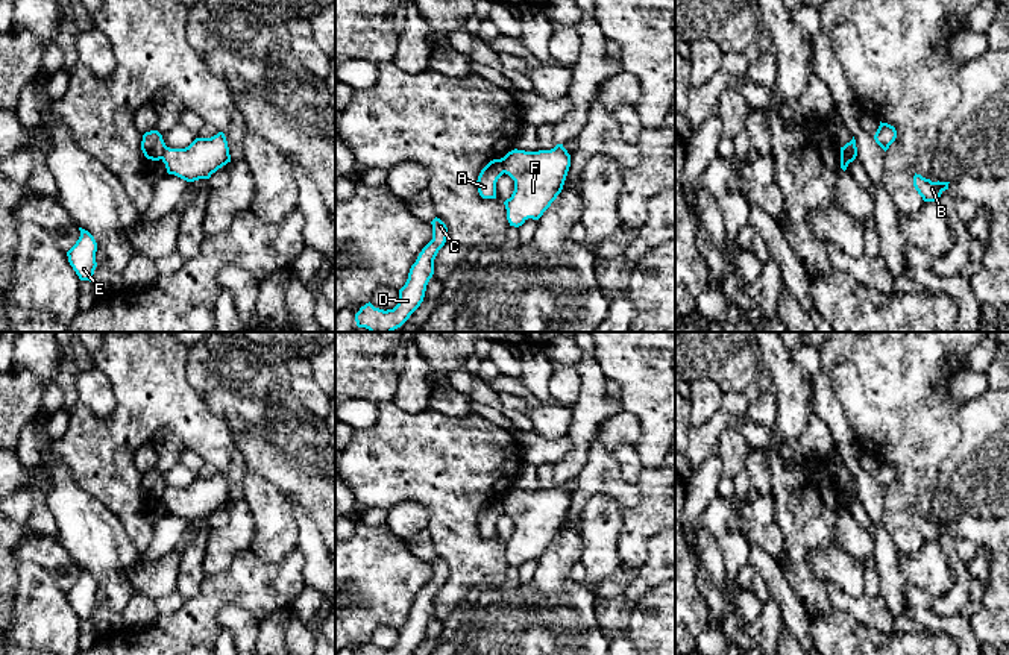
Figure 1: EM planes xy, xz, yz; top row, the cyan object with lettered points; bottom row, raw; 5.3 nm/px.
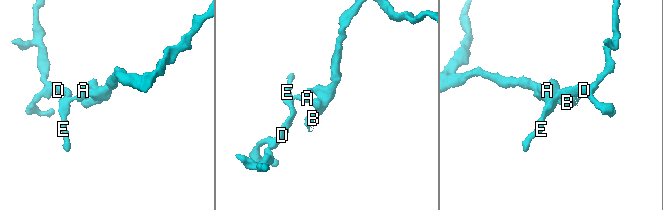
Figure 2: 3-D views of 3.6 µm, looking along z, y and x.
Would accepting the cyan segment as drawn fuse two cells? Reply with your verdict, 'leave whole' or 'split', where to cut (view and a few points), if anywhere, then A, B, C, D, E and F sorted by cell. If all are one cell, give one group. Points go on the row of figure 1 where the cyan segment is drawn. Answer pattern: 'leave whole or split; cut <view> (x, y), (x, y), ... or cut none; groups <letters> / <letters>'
split; cut xz (501, 158), (504, 172); groups A C D E / B F

